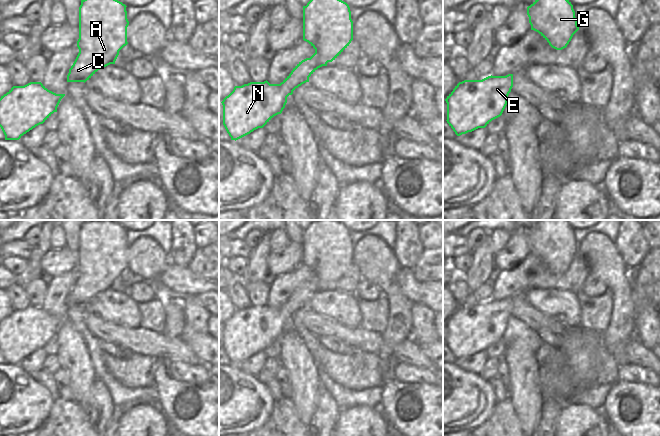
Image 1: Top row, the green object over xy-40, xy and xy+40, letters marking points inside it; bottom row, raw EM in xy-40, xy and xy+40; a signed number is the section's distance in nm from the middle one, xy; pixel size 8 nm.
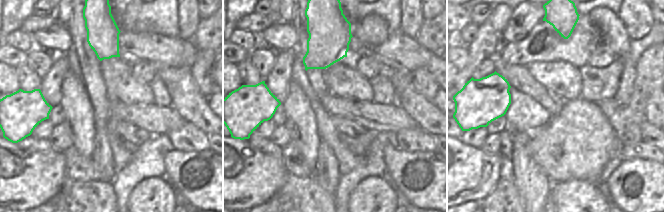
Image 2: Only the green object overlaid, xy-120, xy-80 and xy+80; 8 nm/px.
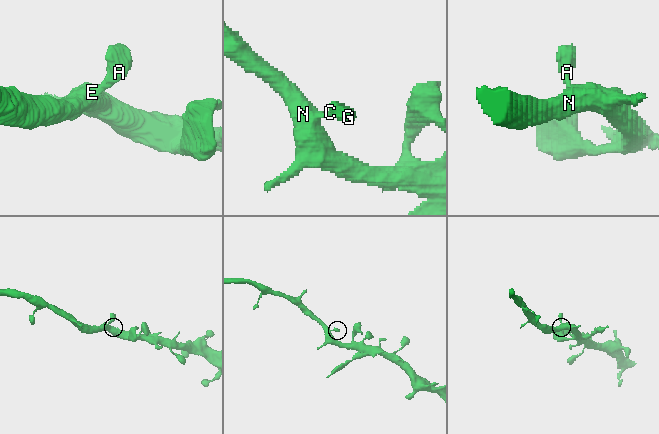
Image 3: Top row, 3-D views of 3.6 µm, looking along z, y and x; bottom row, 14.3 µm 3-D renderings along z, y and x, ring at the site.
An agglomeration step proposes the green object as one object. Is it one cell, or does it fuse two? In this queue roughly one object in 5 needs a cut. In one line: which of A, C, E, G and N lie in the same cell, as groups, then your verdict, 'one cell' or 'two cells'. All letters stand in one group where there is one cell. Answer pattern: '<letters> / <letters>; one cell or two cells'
A C E G N; one cell

